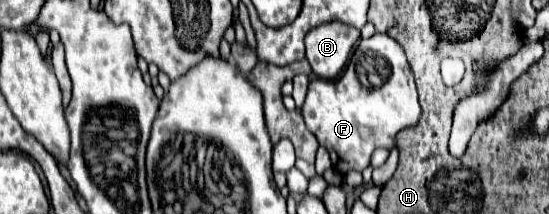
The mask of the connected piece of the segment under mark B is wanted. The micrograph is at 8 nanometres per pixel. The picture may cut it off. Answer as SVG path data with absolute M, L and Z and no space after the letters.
M329 22L307 32L305 48L311 70L317 78L333 80L343 70L353 46L361 38L361 32L341 22Z

